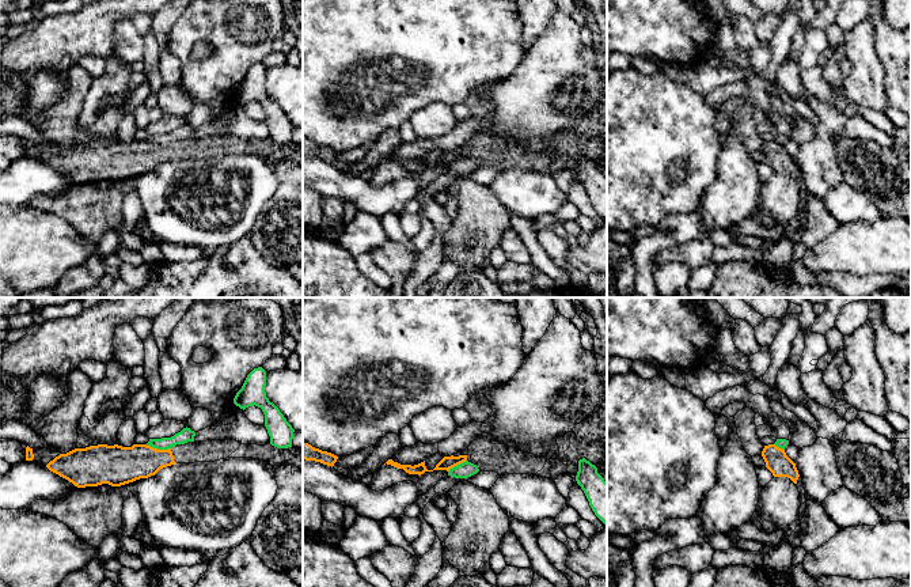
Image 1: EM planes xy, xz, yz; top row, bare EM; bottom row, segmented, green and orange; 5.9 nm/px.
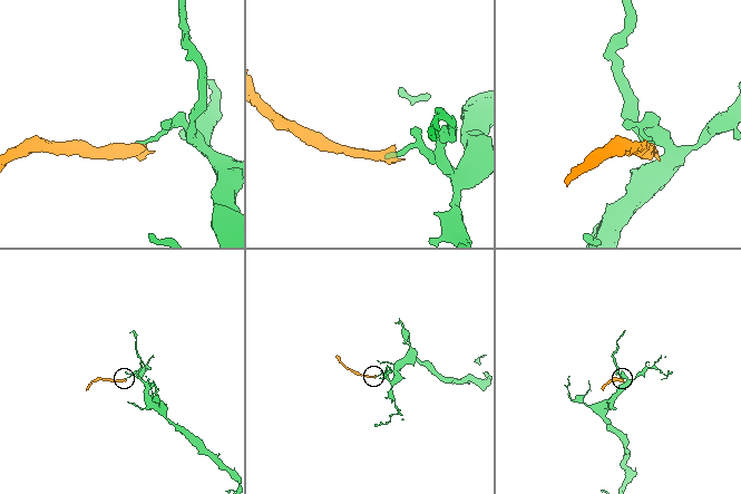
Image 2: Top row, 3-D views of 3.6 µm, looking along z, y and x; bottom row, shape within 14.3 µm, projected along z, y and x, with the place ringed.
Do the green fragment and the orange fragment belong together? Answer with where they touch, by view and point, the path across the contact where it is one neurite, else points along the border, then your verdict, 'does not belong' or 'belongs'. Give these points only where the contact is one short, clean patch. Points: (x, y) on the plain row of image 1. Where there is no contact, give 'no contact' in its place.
meets green in xy at (158, 144); border along xy (145, 140), (154, 144), (170, 144); does not belong

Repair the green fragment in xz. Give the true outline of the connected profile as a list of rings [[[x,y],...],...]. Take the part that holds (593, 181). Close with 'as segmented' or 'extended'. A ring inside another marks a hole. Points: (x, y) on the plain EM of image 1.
[[[585,154],[578,156],[577,179],[584,186],[595,211],[607,221],[607,178],[597,163]]]; as segmented

